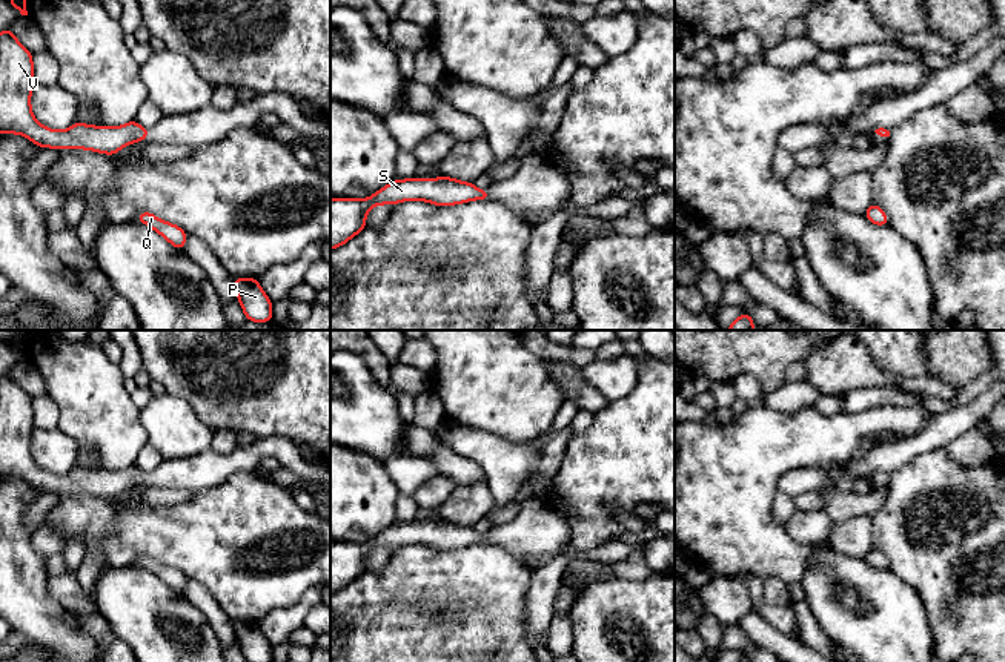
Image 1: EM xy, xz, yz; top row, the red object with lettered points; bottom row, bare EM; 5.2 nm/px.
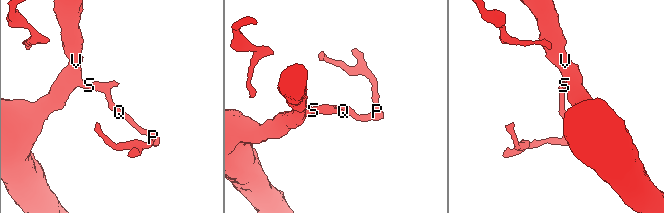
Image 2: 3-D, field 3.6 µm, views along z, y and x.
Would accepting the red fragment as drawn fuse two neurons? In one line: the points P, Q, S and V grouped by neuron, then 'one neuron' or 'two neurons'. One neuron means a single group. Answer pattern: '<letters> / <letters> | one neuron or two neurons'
P Q S V | one neuron

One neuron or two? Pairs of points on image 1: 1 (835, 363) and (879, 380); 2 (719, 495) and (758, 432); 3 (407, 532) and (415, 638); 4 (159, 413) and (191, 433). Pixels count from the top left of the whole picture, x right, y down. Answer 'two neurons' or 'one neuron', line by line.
1: one neuron
2: one neuron
3: two neurons
4: one neuron

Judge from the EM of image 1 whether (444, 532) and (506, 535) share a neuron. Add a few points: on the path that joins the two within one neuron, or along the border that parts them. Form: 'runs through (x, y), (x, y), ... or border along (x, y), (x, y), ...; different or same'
runs through (460, 536), (490, 538); same

